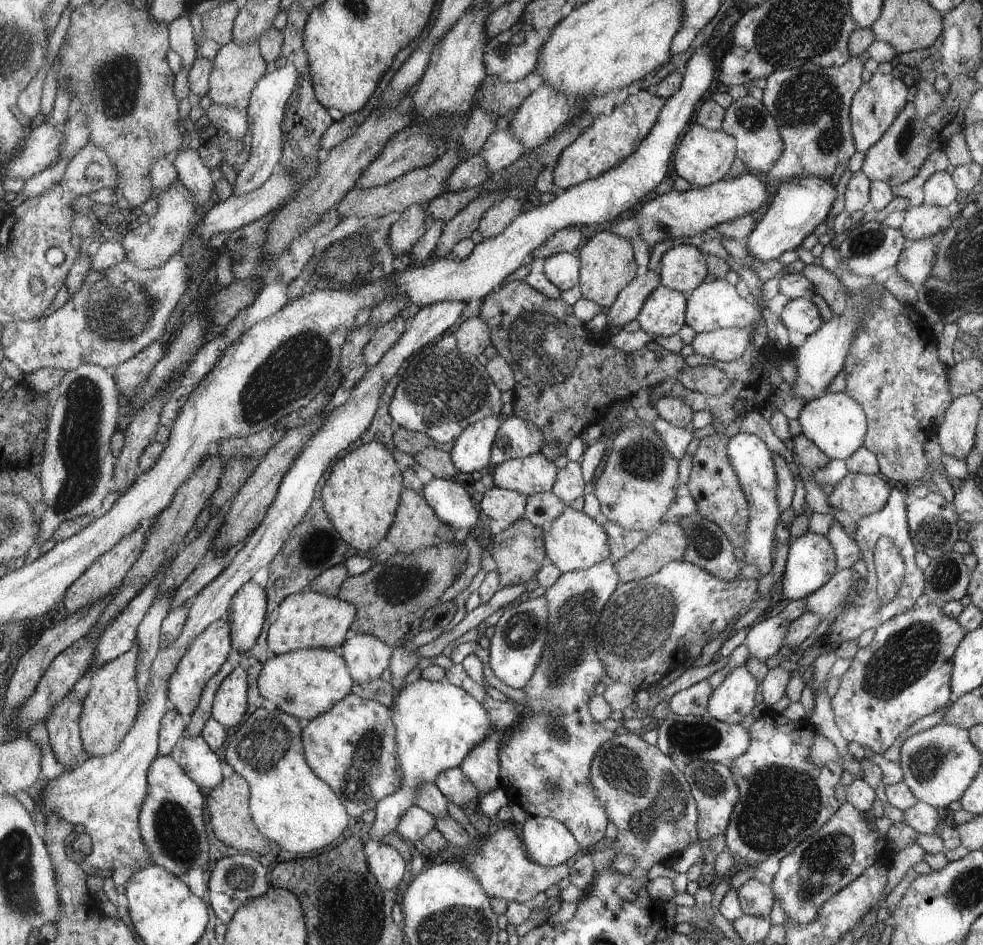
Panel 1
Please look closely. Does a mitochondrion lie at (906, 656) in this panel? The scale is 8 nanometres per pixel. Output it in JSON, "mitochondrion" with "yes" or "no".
{"mitochondrion":"yes"}

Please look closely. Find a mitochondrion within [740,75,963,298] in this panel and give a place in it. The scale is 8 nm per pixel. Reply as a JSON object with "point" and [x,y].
{"point":[916,127]}

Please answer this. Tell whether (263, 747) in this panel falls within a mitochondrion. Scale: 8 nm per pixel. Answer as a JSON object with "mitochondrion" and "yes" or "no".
{"mitochondrion":"yes"}

